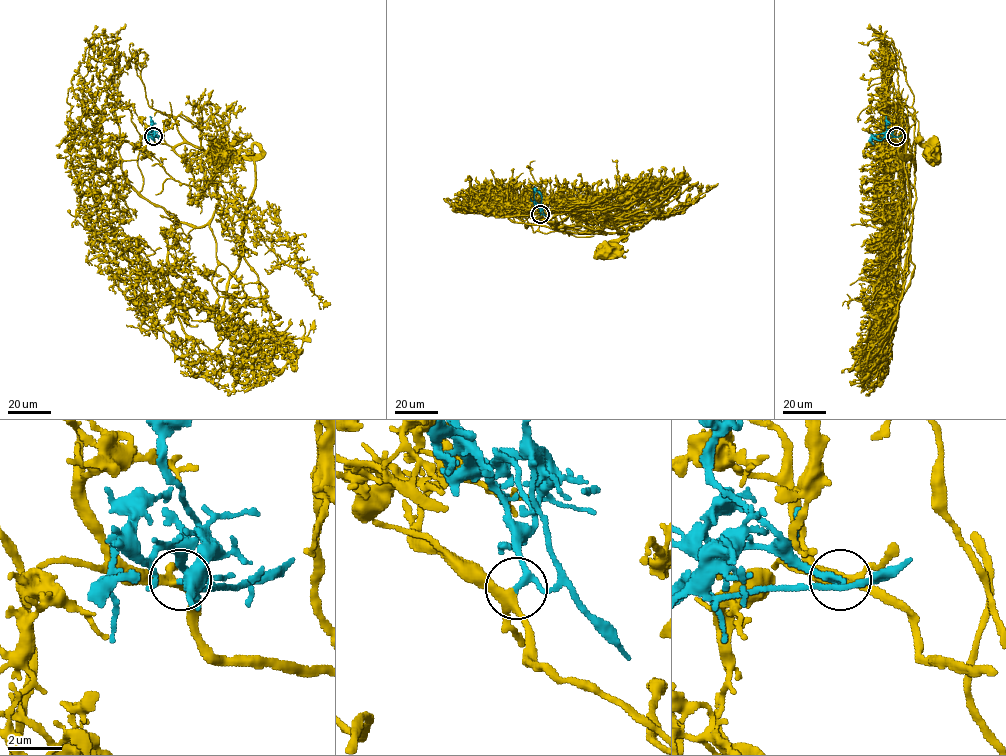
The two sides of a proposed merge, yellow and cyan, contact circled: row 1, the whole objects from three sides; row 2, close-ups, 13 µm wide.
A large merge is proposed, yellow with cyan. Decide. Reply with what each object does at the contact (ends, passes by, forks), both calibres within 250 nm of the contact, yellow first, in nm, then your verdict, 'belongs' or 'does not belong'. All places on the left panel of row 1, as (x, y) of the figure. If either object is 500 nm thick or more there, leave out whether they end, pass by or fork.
yellow forks | cyan passes by | 260/200 nm | belongs

